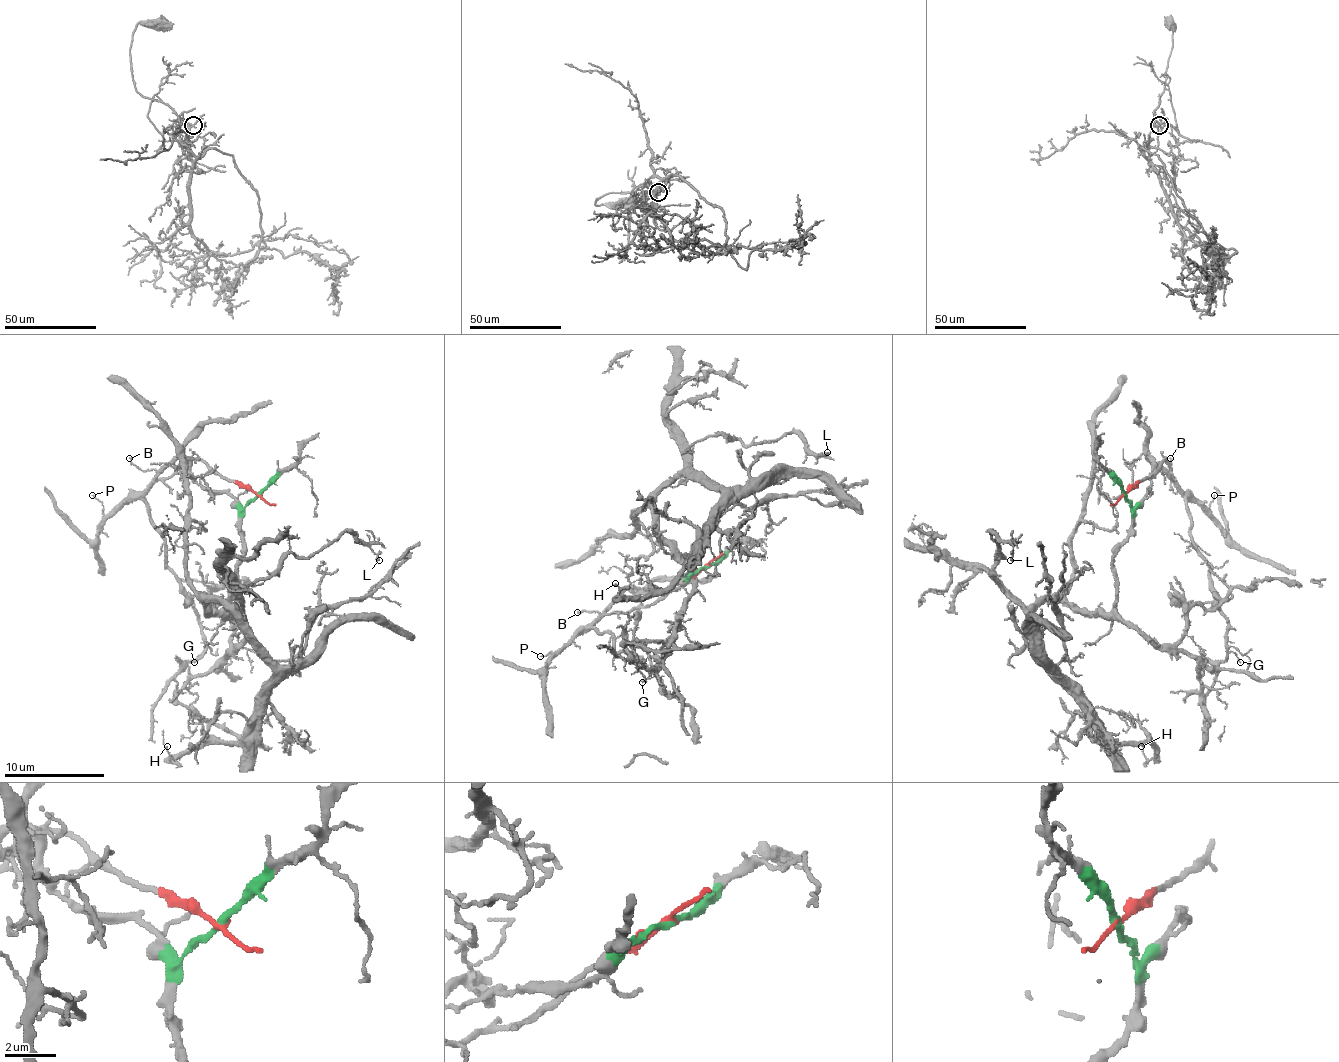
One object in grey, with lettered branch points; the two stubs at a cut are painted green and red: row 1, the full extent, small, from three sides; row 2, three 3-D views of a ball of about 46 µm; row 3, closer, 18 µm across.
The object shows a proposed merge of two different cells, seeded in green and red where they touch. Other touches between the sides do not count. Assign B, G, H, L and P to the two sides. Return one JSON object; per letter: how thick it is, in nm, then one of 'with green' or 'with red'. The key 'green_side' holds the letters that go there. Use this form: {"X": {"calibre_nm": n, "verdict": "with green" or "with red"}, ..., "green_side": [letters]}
{"B": {"calibre_nm": 130, "verdict": "with red"}, "G": {"calibre_nm": 110, "verdict": "with red"}, "H": {"calibre_nm": 110, "verdict": "with green"}, "L": {"calibre_nm": 170, "verdict": "with green"}, "P": {"calibre_nm": 90, "verdict": "with red"}, "green_side": ["H", "L"]}

